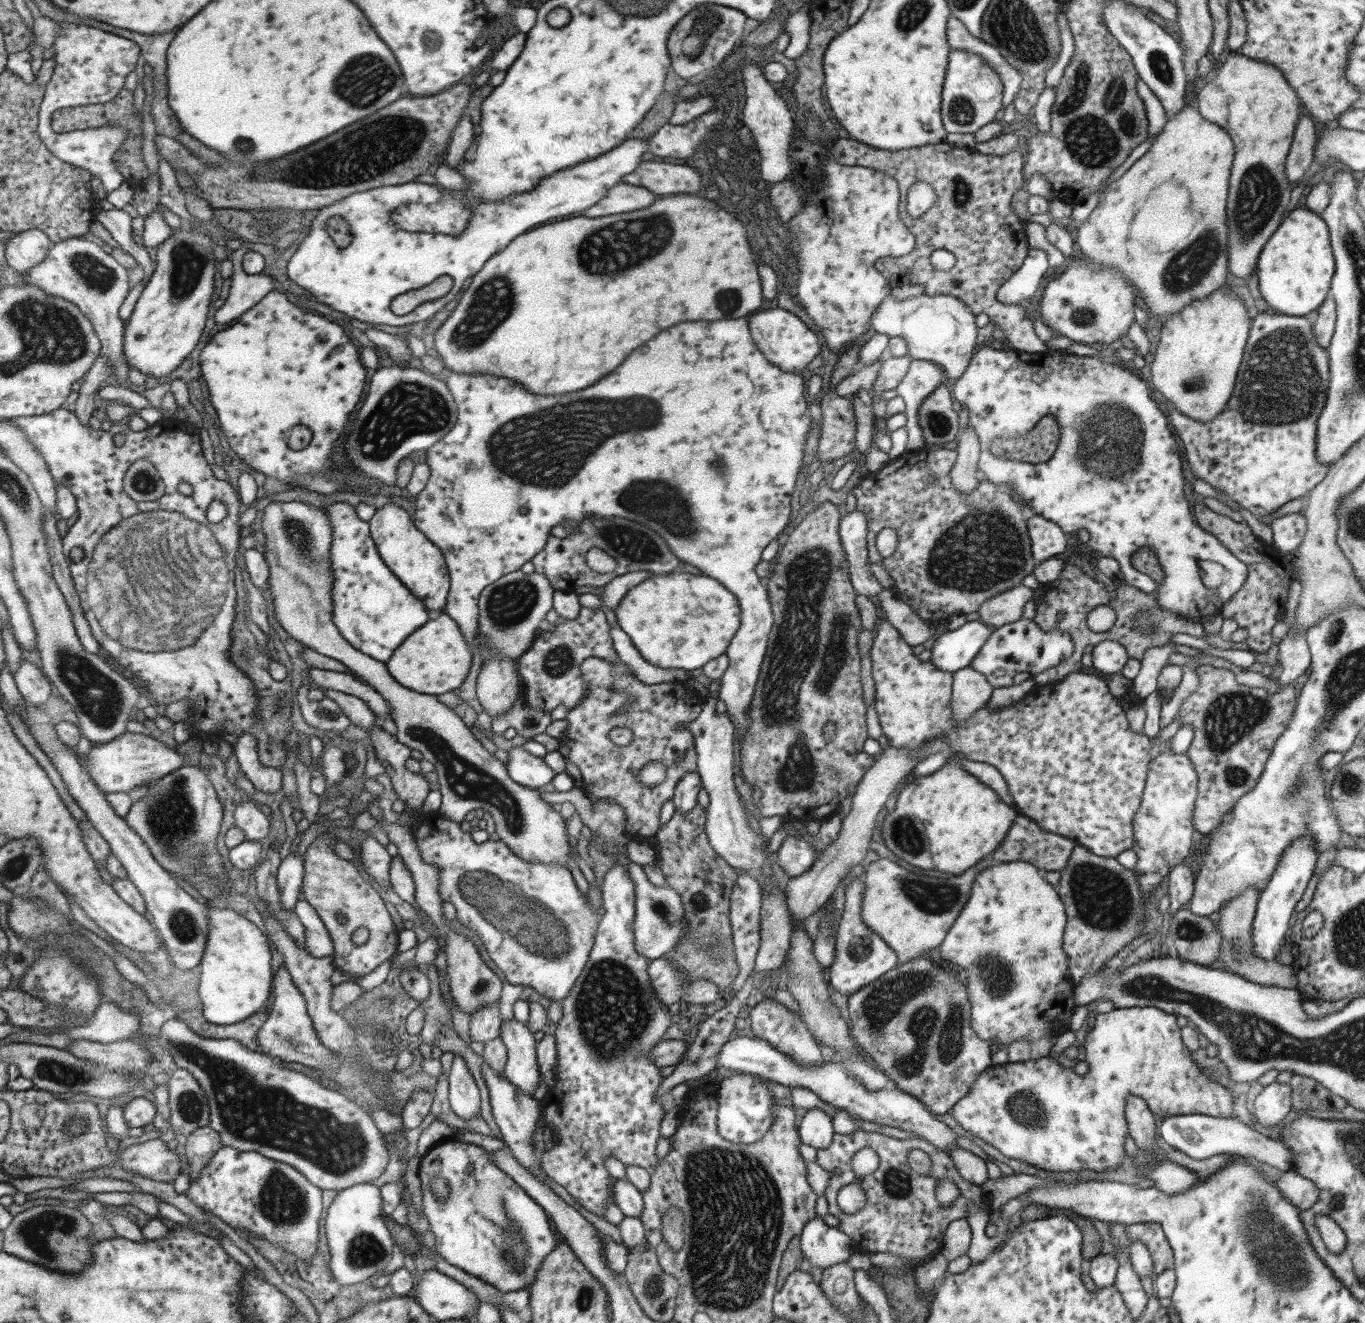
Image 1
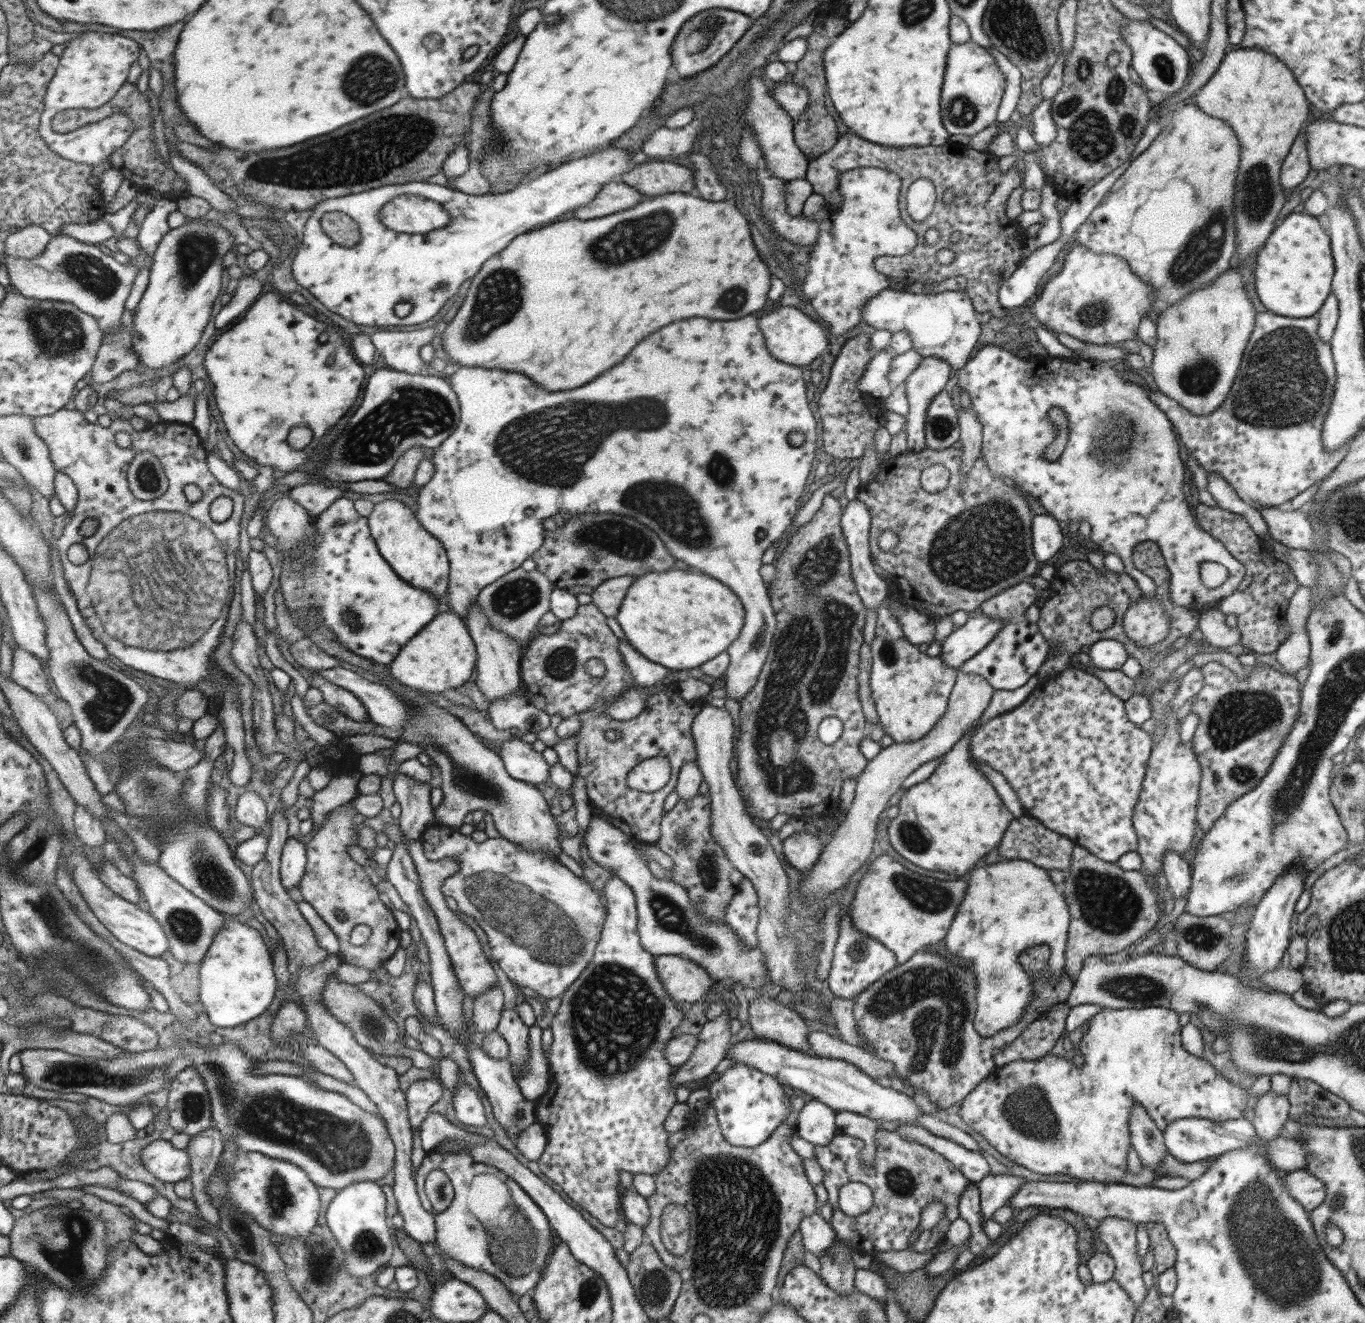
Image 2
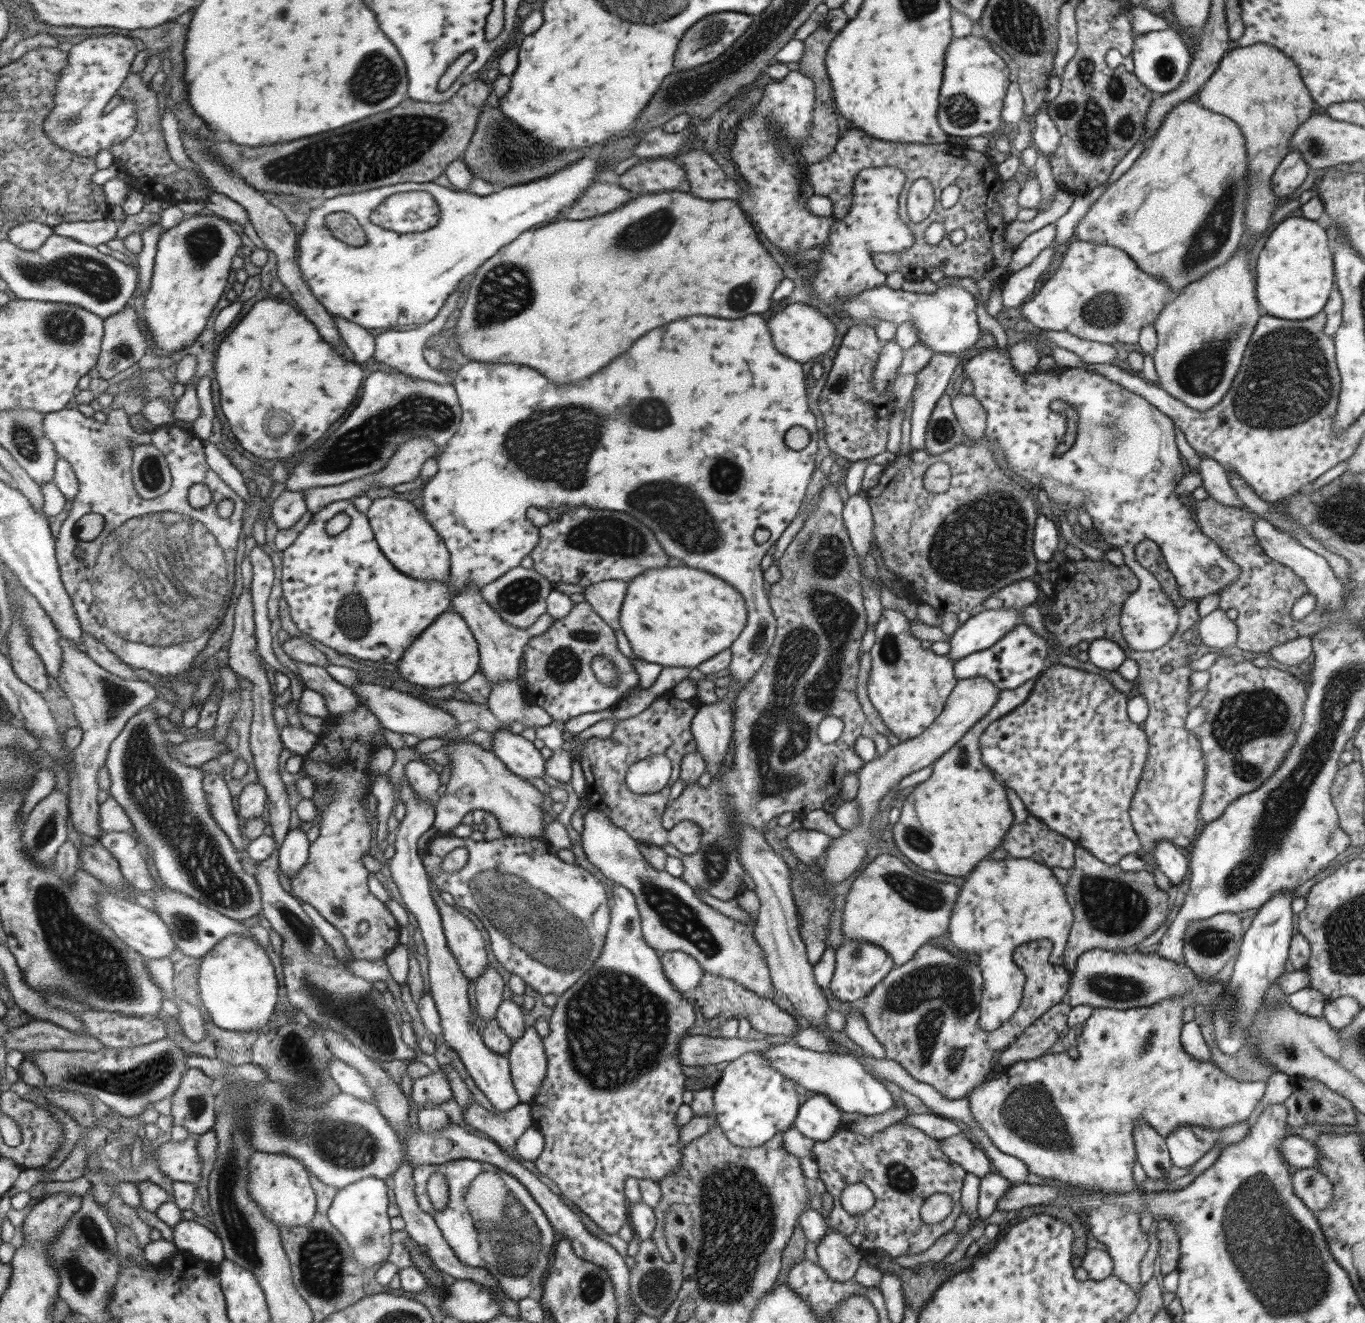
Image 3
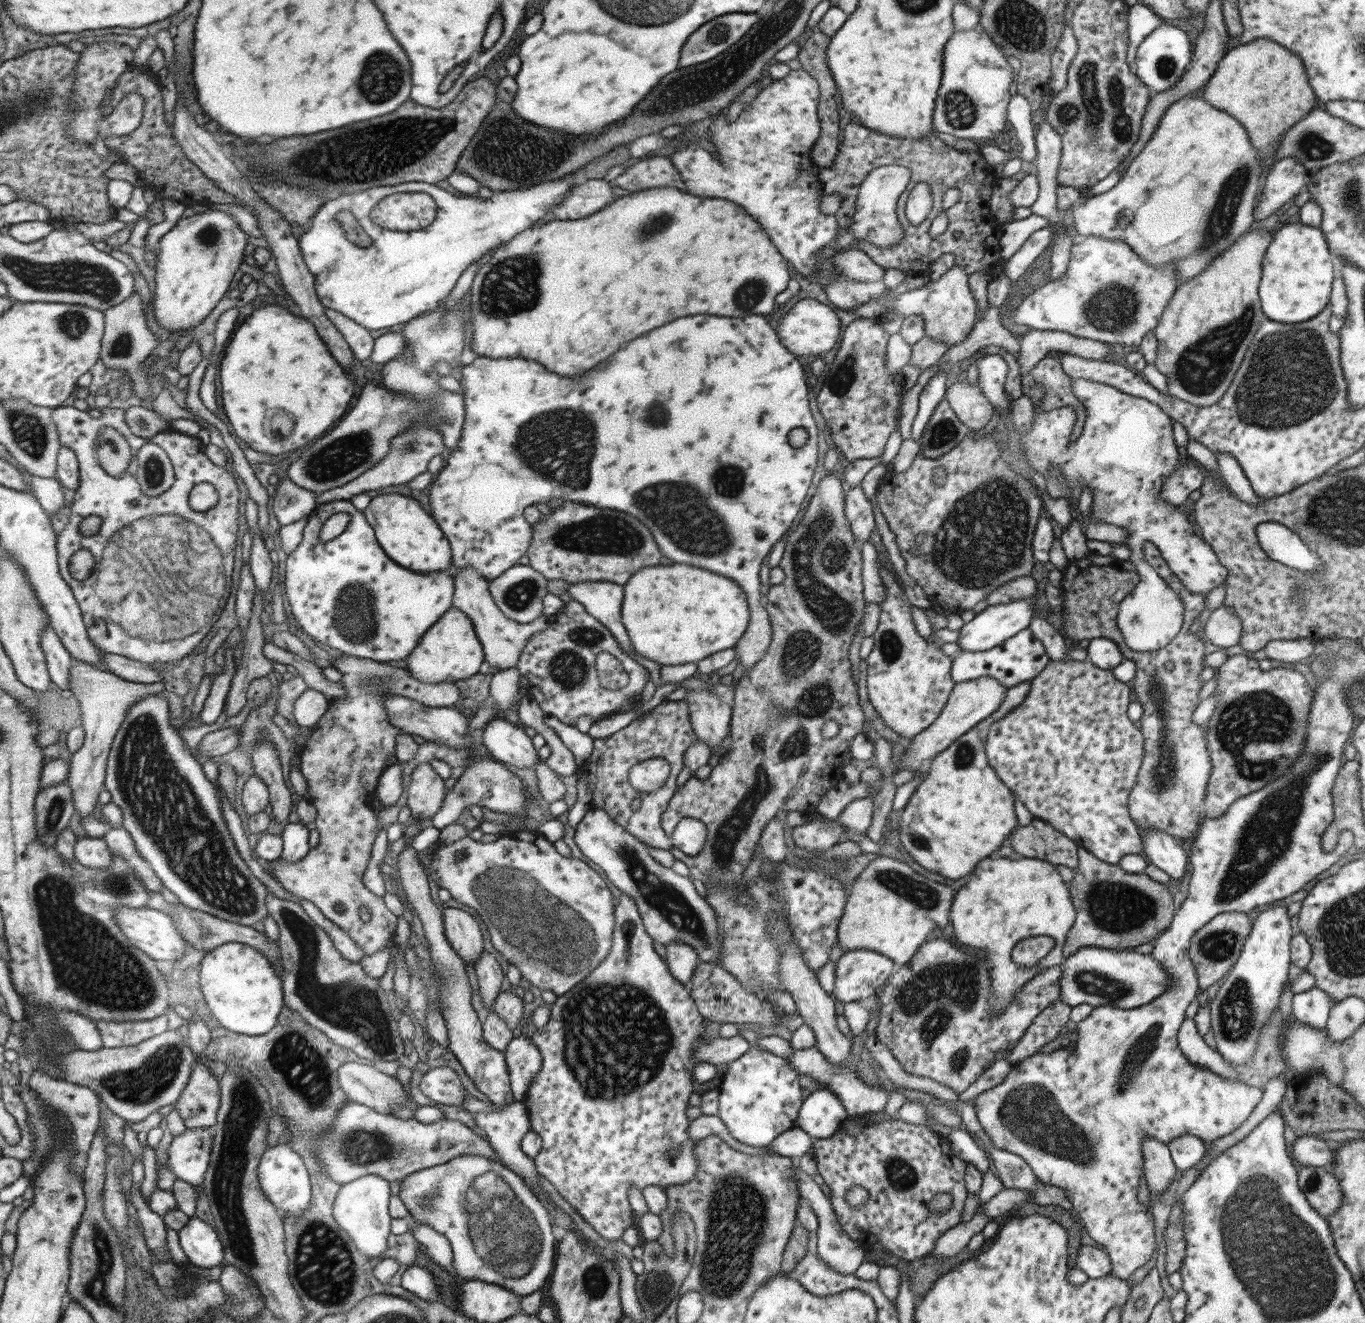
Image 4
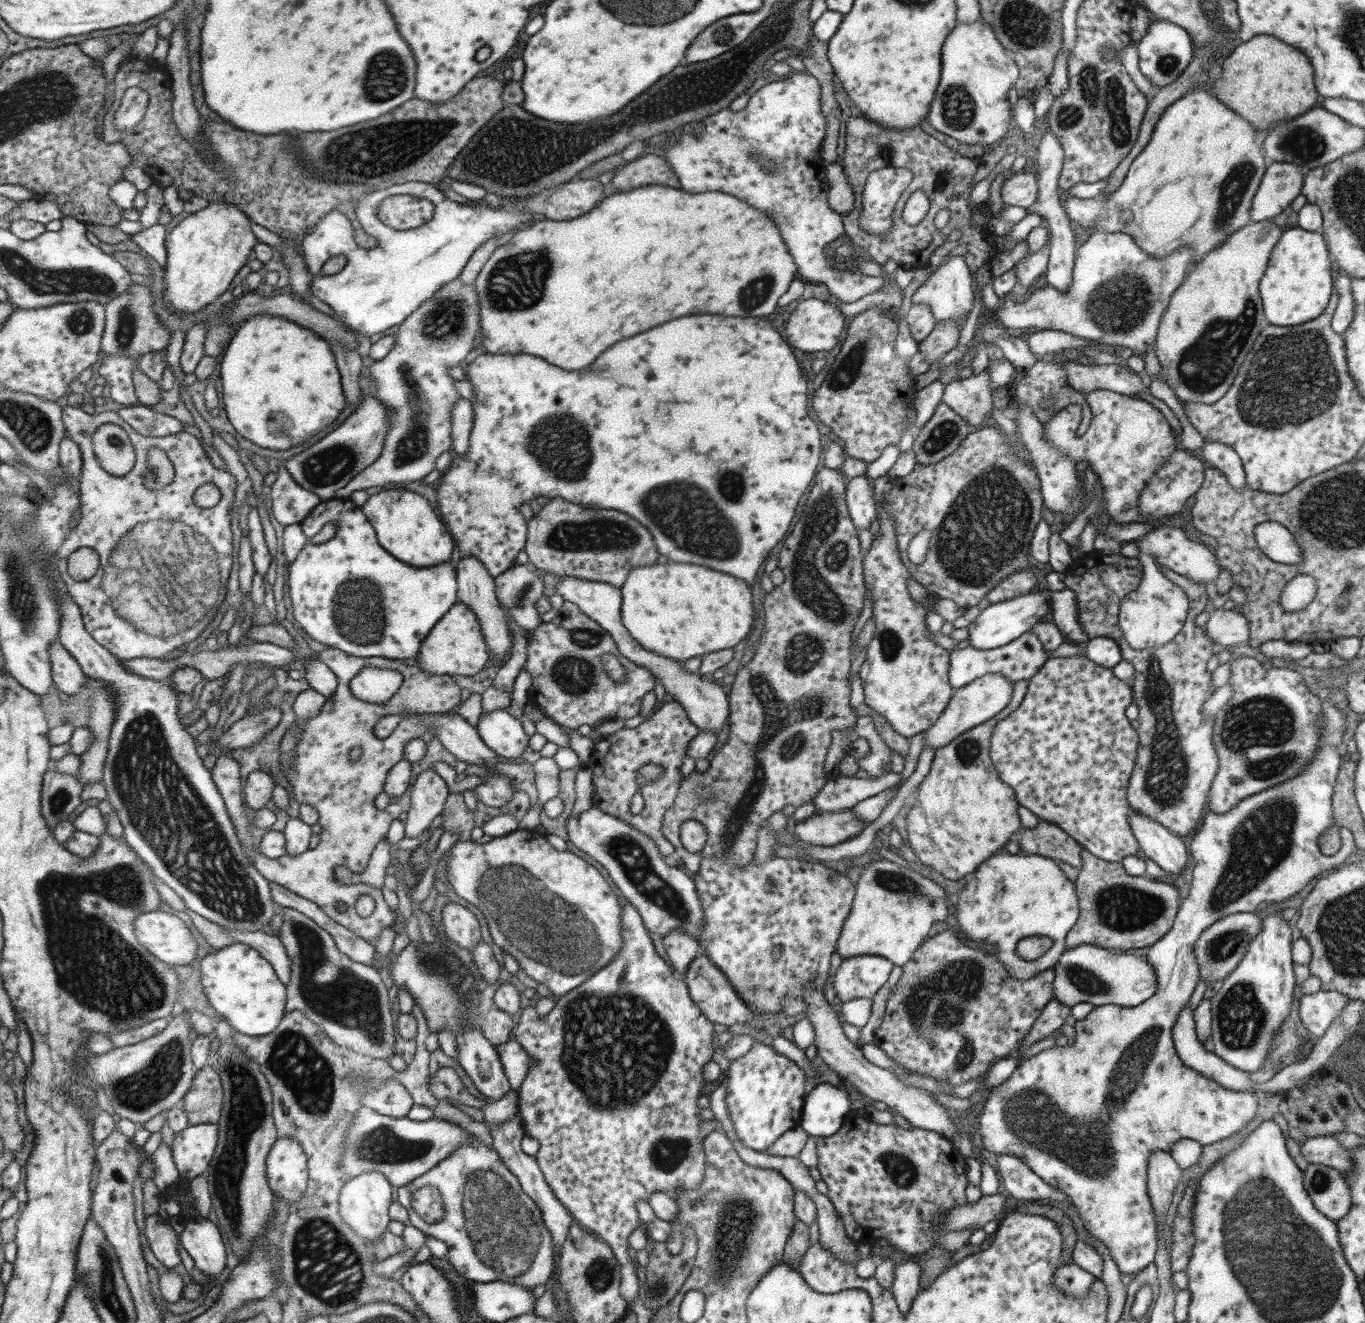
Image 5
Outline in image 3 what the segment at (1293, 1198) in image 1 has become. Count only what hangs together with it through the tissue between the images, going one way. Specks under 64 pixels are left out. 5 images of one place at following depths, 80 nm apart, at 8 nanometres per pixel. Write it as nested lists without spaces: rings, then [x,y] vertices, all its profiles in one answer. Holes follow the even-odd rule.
[[[1316,1167],[1298,1169],[1290,1176],[1291,1188],[1301,1202],[1313,1212],[1330,1204],[1332,1184]]]

